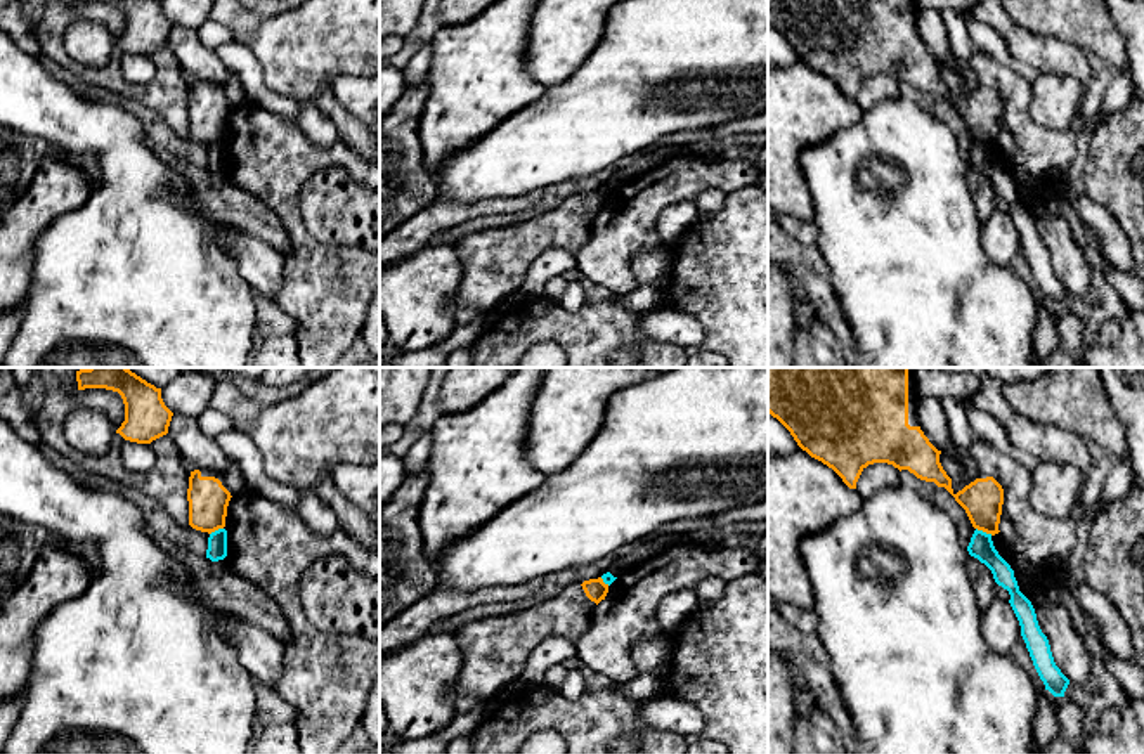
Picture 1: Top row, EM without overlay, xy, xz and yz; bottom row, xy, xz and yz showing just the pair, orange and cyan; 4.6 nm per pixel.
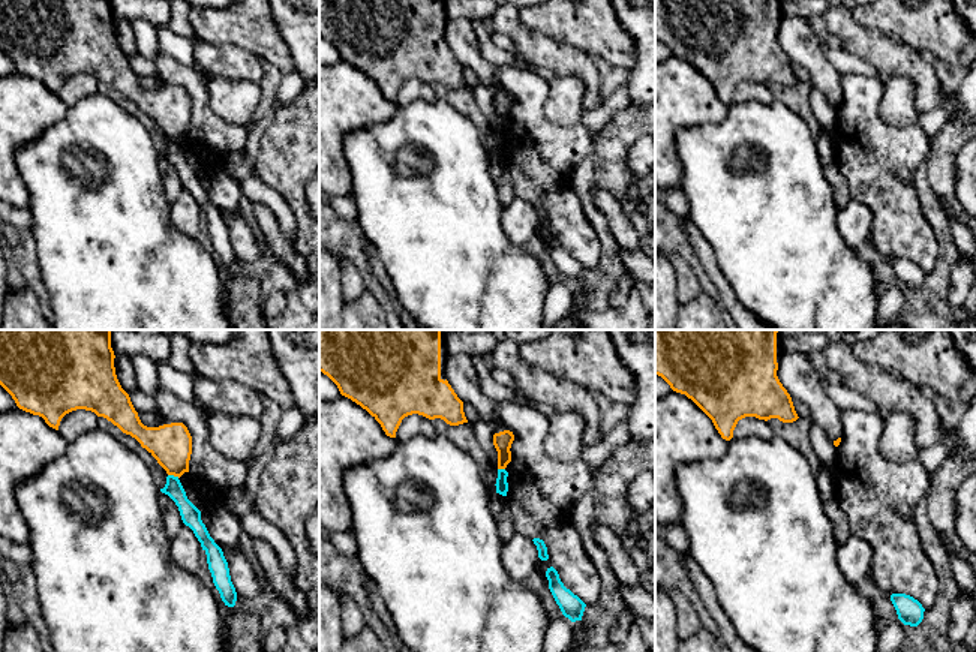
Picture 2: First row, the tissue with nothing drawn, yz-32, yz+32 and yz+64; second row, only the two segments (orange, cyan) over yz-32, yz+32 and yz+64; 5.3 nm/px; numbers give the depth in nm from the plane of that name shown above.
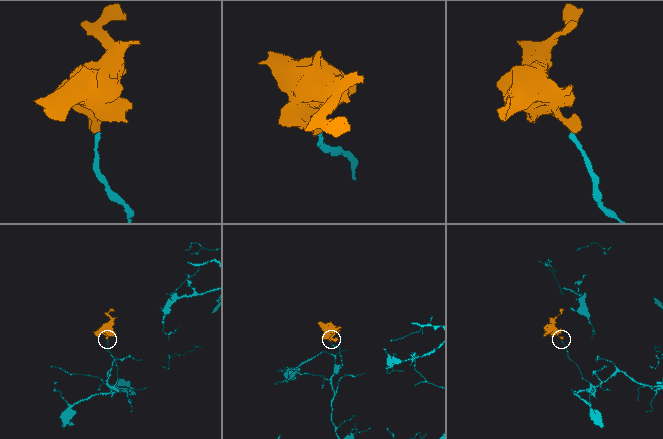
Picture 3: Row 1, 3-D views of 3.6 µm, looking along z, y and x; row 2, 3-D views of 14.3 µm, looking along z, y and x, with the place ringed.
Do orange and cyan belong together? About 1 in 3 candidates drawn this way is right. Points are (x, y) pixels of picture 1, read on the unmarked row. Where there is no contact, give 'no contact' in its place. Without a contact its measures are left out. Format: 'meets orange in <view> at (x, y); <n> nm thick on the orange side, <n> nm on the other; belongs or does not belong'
meets orange in yz at (985, 142); 190 nm thick on the orange side, 110 nm on the other; does not belong

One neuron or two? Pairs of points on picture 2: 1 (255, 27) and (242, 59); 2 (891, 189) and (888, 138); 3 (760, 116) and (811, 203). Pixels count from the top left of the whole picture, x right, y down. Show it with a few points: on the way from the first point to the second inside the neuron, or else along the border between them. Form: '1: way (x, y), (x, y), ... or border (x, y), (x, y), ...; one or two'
1: border (210, 42), (240, 45), (258, 59); two
2: way (888, 177), (888, 150); one
3: way (760, 137), (772, 152), (772, 164), (790, 182); one

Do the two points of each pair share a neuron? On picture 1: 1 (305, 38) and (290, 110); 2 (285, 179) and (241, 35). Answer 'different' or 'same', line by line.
1: different
2: different

